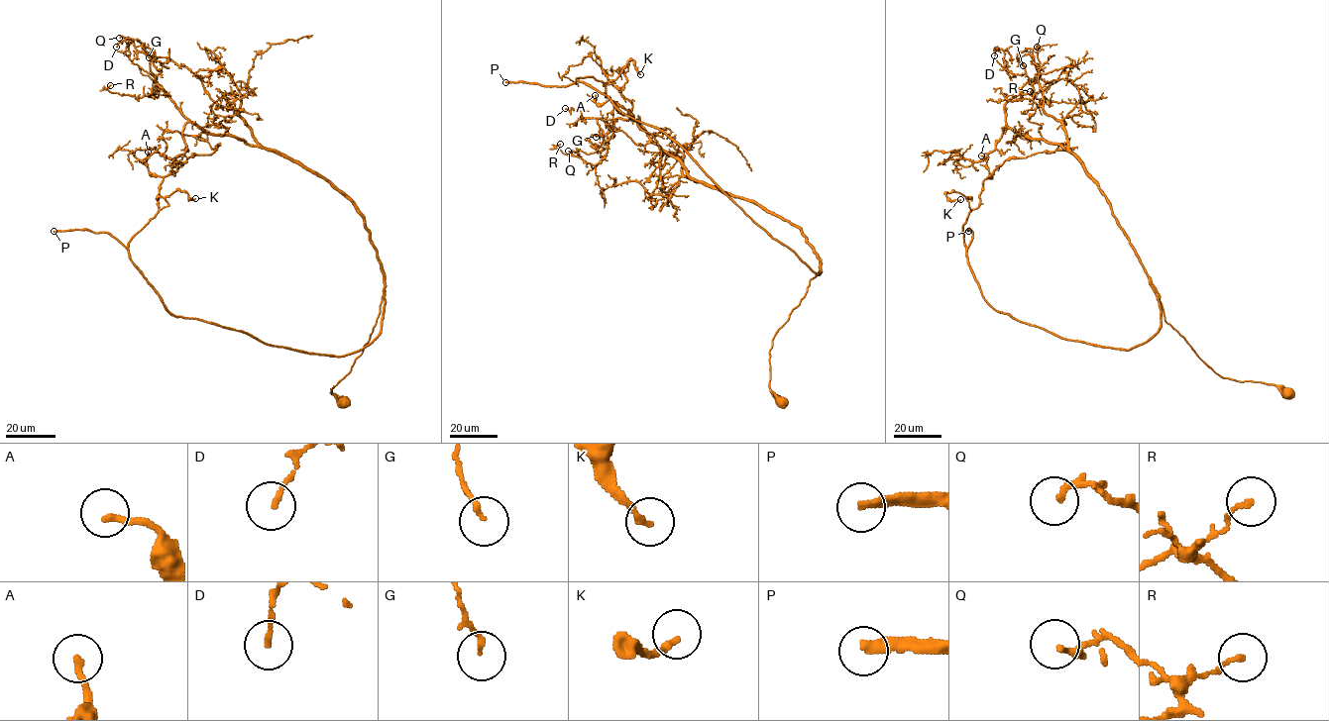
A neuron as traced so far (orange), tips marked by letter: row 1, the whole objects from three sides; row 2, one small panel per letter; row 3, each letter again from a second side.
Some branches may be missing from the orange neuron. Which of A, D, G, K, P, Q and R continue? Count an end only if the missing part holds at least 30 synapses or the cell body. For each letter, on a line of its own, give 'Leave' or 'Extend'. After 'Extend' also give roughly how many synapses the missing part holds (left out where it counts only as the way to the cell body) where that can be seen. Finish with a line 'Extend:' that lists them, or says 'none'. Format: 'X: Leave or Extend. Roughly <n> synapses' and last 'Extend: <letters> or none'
A: Leave
D: Leave
G: Leave
K: Leave
P: Extend. Roughly 200 synapses
Q: Leave
R: Leave
Extend: P

